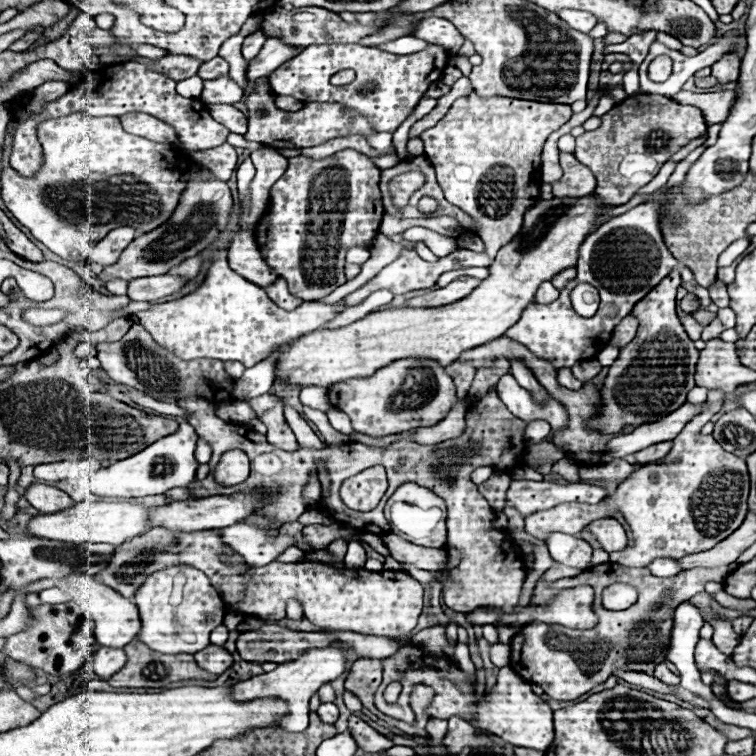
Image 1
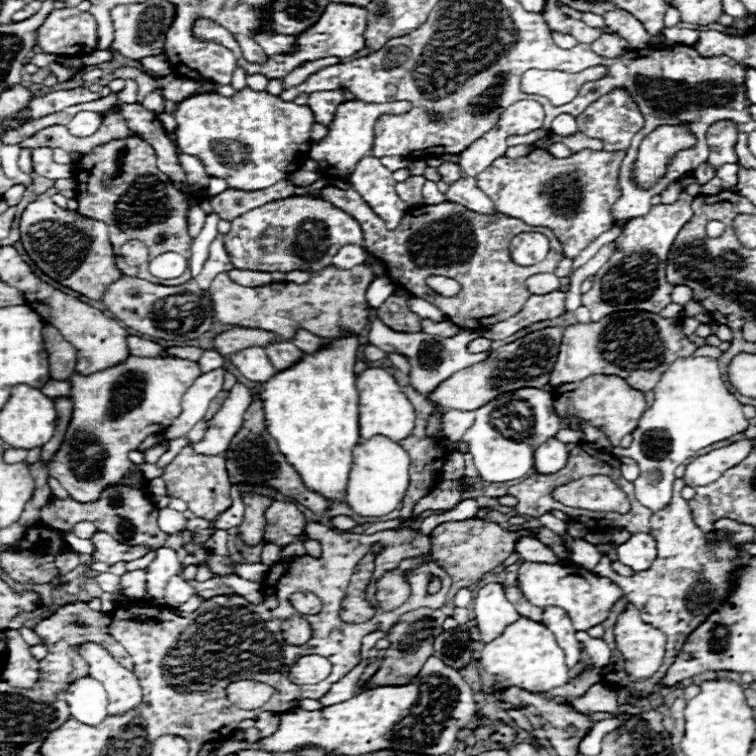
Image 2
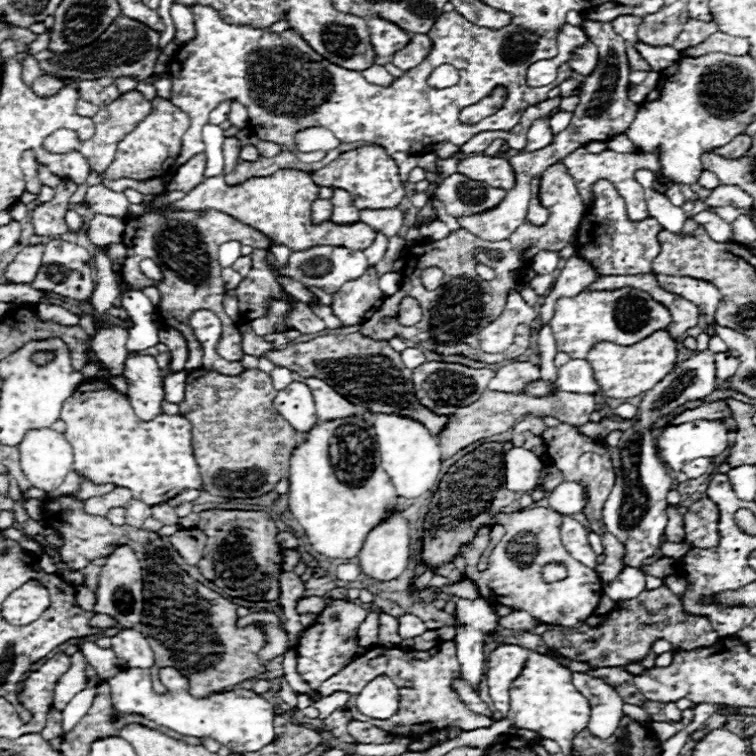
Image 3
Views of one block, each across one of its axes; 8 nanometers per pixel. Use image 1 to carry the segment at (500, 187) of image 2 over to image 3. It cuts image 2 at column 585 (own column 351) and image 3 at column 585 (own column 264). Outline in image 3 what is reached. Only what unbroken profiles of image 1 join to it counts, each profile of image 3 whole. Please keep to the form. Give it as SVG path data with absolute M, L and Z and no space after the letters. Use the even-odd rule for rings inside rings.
M598 180L592 186L592 204L578 226L576 252L584 256L584 260L590 262L600 276L654 274L652 260L656 258L656 250L660 250L660 230L664 228L654 218L632 222L626 214L624 198L618 194L616 186L612 186L608 180Z

